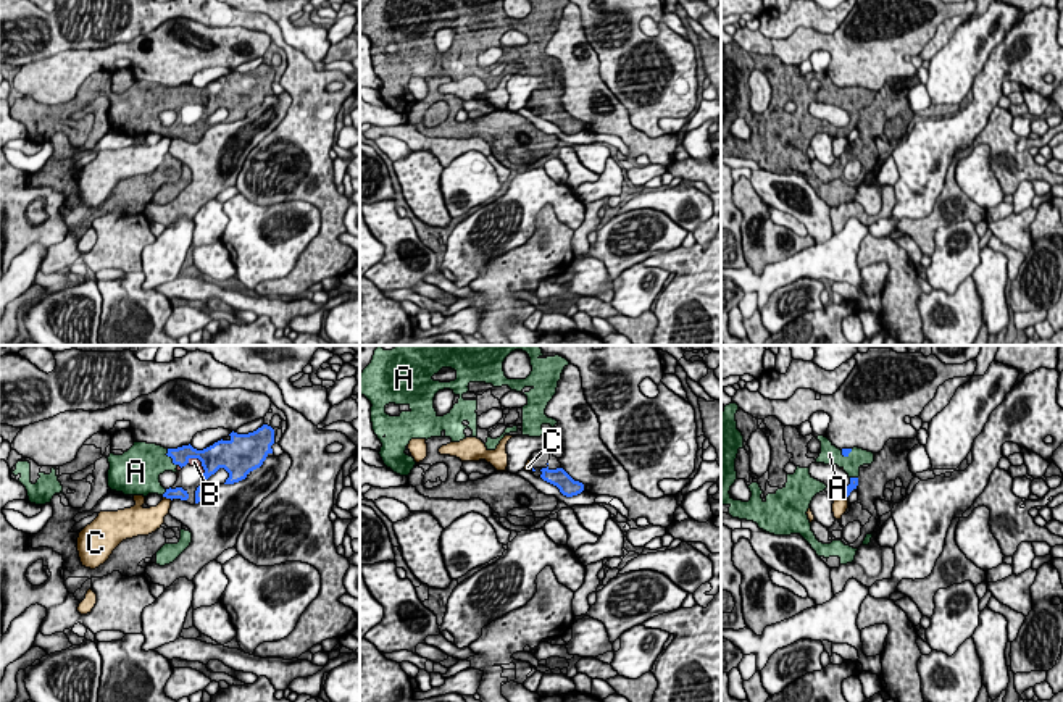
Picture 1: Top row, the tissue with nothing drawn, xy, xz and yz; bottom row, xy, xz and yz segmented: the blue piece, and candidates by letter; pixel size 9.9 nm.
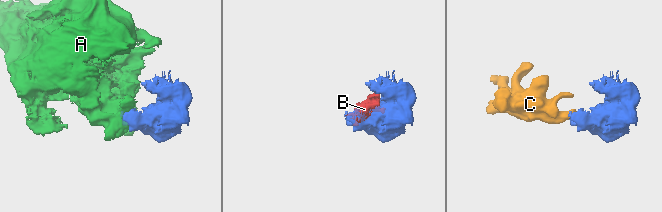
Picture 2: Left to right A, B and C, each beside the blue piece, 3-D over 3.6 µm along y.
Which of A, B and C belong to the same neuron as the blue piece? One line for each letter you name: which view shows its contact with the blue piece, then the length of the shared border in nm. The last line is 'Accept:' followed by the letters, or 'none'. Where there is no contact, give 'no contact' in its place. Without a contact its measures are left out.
A: meets blue in xy; contact 200 nm long
B: meets blue in xy; contact 240 nm long
Accept: A, B

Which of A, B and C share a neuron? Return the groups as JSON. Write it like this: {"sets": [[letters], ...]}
{"sets": [["A", "B"], ["C"]]}

